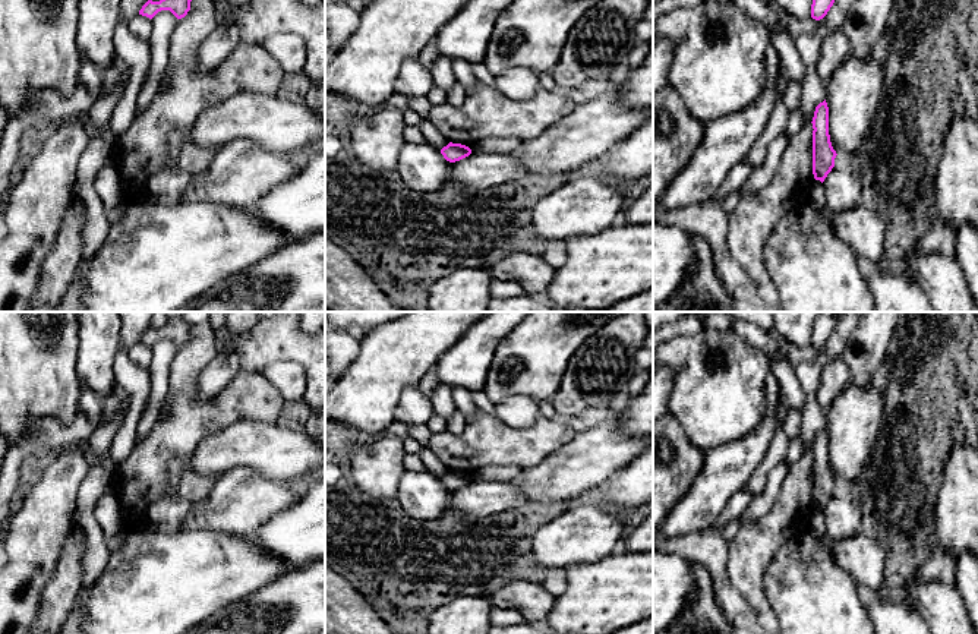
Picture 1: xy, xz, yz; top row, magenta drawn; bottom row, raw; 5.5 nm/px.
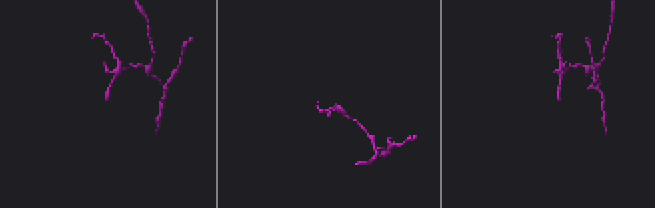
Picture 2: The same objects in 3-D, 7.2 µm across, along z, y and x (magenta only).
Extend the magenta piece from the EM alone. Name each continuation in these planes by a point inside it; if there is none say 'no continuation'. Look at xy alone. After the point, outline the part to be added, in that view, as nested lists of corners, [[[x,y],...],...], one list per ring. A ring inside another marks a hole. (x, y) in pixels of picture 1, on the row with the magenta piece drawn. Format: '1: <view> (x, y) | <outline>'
no continuation

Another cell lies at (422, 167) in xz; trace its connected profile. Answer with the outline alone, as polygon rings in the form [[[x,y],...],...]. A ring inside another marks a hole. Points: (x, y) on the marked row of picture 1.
[[[406,142],[400,151],[397,171],[408,189],[435,193],[447,186],[449,161],[428,142]]]

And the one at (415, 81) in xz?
[[[416,60],[404,61],[397,89],[406,97],[426,97],[433,86],[430,73]]]

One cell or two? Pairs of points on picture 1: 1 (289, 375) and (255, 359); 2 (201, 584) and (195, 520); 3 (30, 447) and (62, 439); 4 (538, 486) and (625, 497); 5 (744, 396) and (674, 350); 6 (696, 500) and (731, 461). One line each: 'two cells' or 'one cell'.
1: two cells
2: two cells
3: one cell
4: two cells
5: one cell
6: one cell

